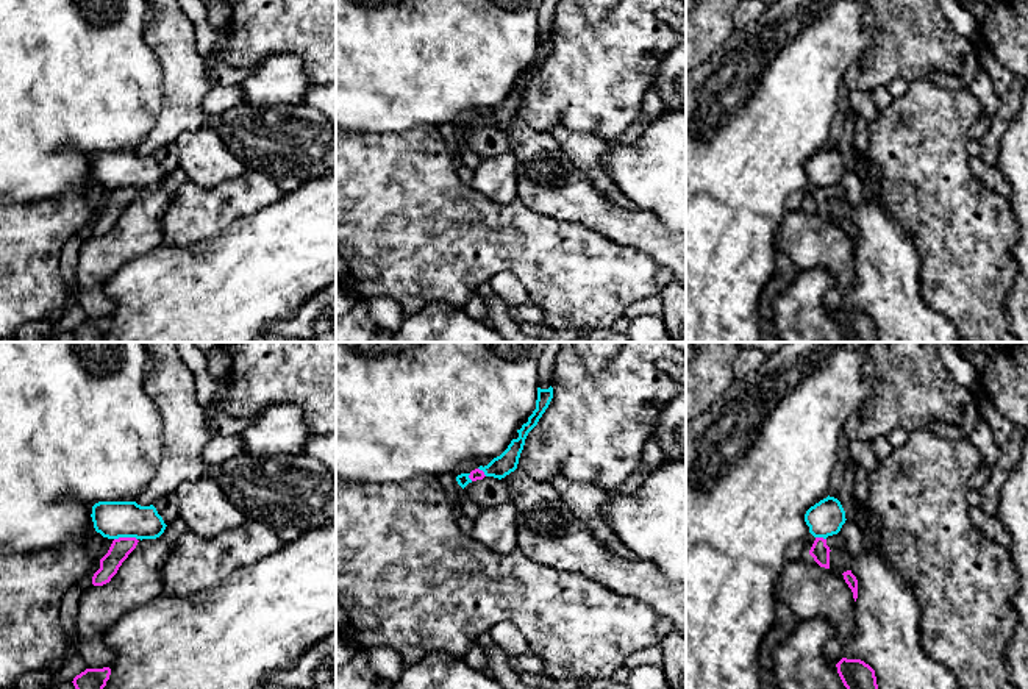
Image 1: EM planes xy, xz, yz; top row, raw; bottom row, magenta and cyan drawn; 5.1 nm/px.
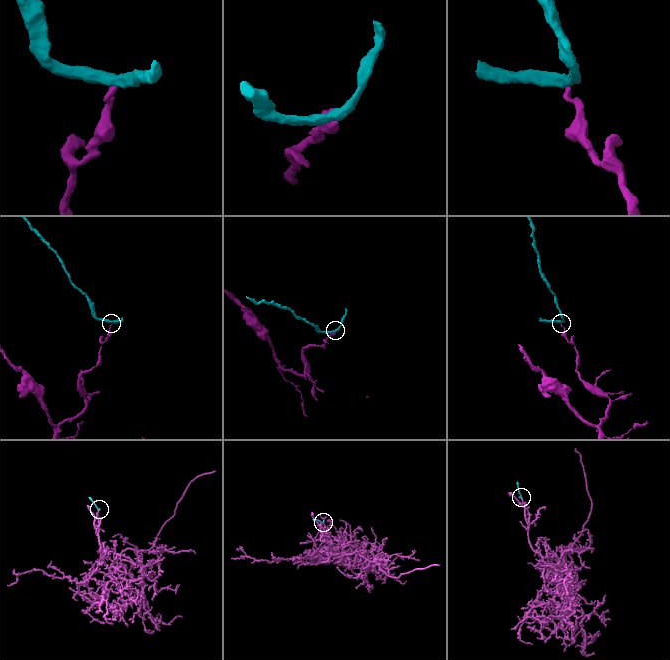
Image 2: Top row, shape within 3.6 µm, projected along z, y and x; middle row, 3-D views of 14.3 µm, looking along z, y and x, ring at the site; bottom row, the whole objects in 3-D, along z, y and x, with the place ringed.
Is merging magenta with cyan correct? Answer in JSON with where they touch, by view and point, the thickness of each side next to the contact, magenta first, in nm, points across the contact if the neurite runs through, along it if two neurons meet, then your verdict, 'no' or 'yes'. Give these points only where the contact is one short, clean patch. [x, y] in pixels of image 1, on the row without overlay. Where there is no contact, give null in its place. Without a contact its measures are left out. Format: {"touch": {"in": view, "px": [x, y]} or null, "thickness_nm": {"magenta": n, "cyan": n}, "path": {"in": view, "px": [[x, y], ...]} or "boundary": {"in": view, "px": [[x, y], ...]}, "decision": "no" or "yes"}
{"touch": {"in": "xy", "px": [125, 188]}, "thickness_nm": {"magenta": 110, "cyan": 190}, "boundary": {"in": "xy", "px": [[136, 188], [114, 189]]}, "decision": "no"}

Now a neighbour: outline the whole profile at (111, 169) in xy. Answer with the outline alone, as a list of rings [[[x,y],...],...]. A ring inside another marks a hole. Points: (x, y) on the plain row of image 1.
[[[98,152],[91,167],[95,181],[108,189],[156,189],[167,177],[153,155],[141,156],[136,152]]]

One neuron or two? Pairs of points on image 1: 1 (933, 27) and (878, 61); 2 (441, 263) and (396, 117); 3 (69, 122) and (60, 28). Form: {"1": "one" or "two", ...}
{"1": "one", "2": "two", "3": "one"}

